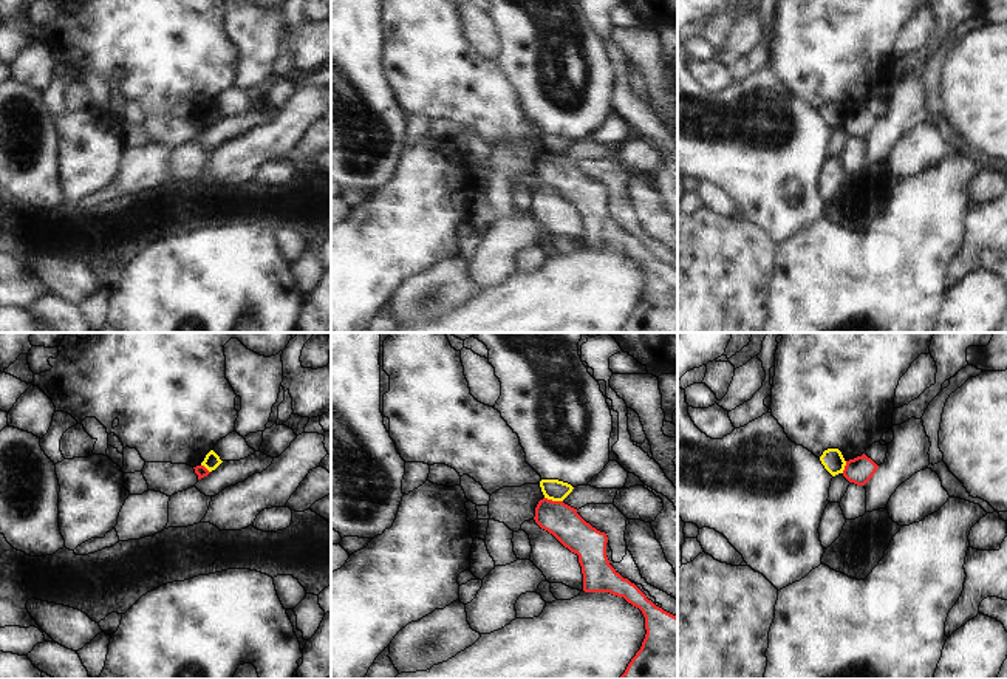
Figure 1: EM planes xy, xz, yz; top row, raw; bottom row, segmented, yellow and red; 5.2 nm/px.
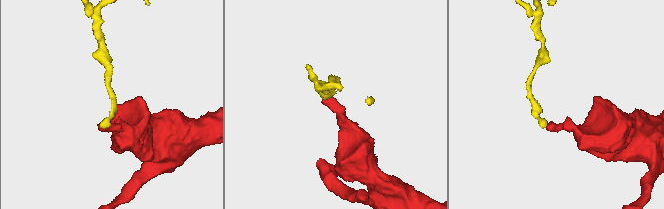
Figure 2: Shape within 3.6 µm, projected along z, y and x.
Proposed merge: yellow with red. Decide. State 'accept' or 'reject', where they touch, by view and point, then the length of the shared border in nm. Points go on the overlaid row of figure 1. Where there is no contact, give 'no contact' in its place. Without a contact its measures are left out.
reject | xz (554, 500) | 100 nm

